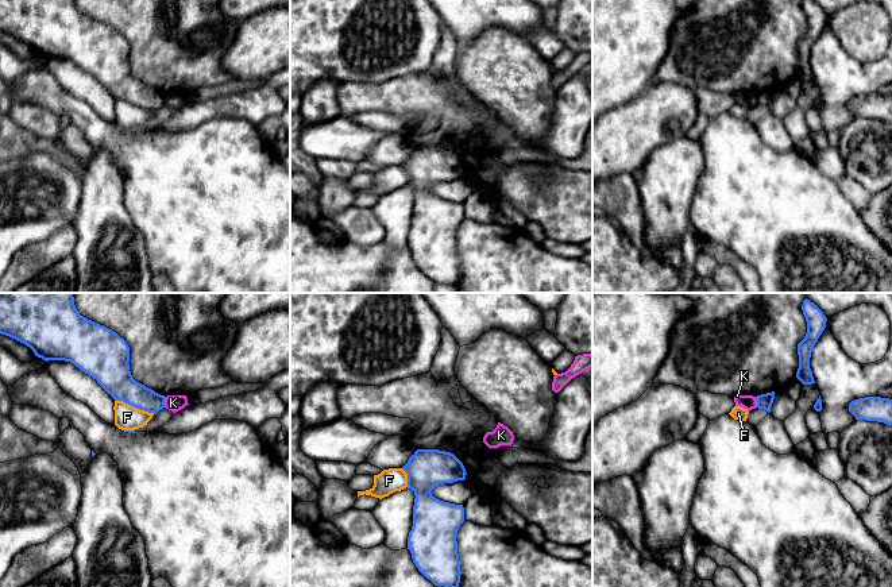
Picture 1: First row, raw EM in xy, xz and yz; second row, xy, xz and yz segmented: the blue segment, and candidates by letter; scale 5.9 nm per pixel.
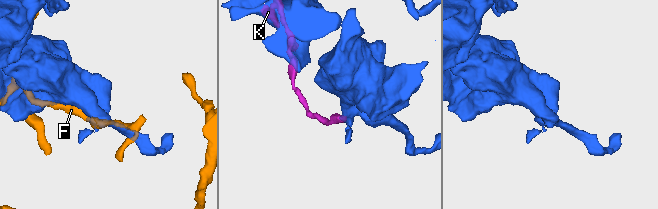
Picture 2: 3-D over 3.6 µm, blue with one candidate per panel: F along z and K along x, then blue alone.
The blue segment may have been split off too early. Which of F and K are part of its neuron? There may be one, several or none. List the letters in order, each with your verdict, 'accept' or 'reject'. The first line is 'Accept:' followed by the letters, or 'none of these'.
Accept: none of these
F: reject
K: reject

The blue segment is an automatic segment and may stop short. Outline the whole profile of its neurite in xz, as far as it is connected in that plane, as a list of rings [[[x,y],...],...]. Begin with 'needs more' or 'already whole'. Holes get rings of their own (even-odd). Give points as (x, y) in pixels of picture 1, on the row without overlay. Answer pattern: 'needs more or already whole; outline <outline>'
already whole; outline [[[417,147],[402,165],[408,171],[408,186],[416,196],[413,204],[413,224],[408,235],[408,247],[418,269],[435,283],[457,287],[460,281],[460,258],[457,251],[457,228],[464,220],[463,202],[440,198],[432,193],[432,186],[444,181],[466,177],[463,161],[451,150],[439,147]]]

